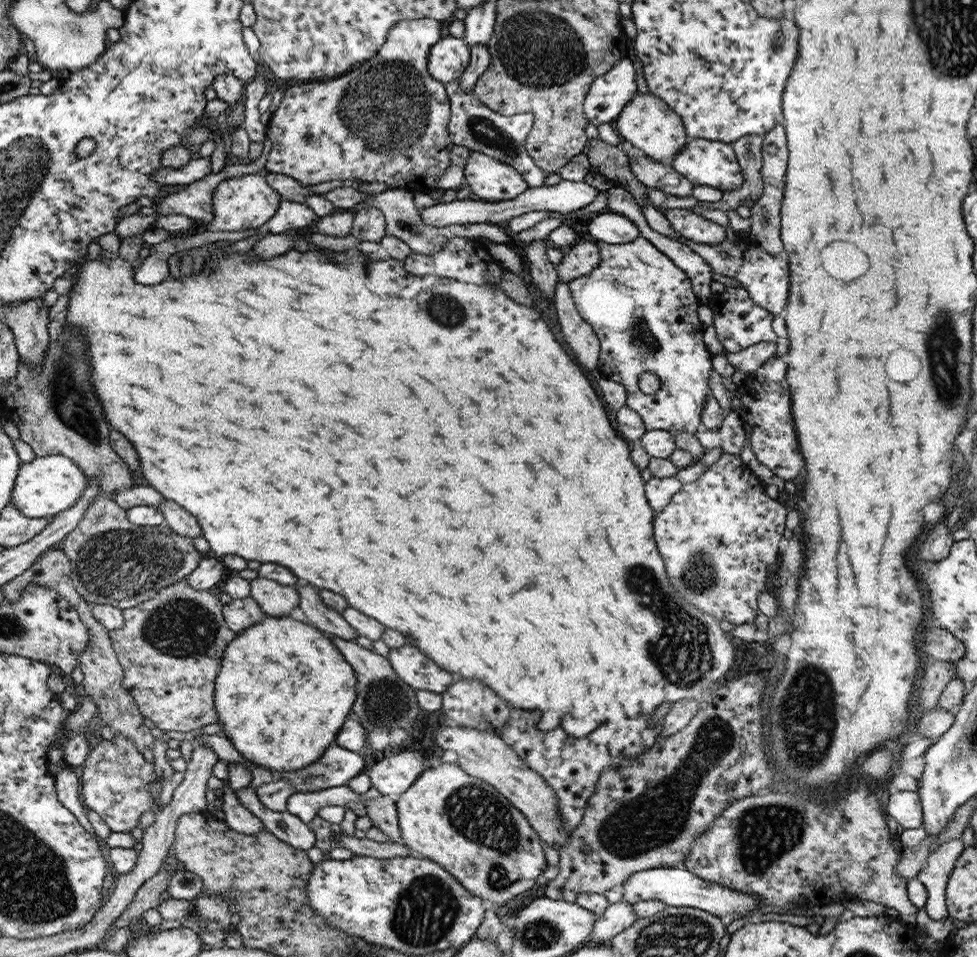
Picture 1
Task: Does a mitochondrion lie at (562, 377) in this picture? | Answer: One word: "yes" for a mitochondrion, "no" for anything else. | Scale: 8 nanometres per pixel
no

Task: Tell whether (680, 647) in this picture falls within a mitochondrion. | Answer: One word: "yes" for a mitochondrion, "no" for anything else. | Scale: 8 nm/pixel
yes

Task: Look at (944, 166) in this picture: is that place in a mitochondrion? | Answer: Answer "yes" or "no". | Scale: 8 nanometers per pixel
no

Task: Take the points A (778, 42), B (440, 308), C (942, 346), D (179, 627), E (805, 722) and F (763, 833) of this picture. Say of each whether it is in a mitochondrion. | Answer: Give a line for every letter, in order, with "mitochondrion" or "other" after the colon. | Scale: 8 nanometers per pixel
A: mitochondrion
B: mitochondrion
C: mitochondrion
D: mitochondrion
E: mitochondrion
F: mitochondrion

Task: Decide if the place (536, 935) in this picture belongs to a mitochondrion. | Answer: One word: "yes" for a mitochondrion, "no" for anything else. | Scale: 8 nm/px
yes

